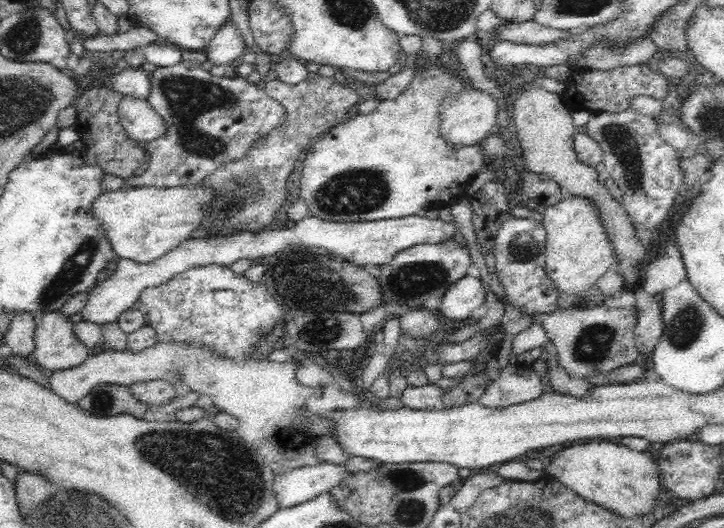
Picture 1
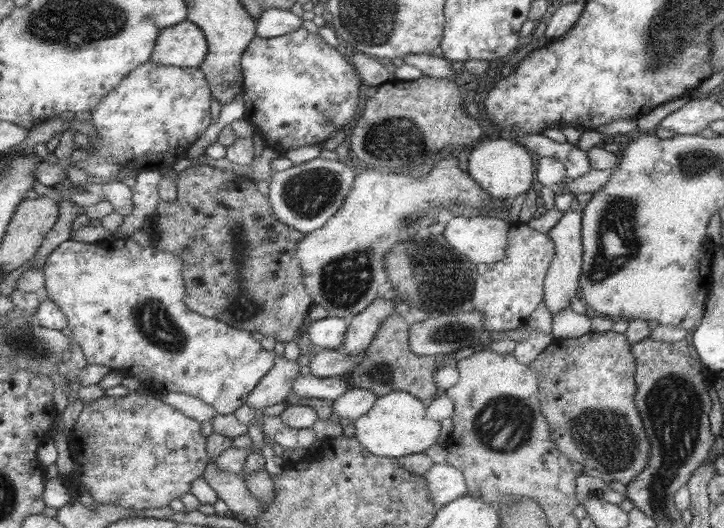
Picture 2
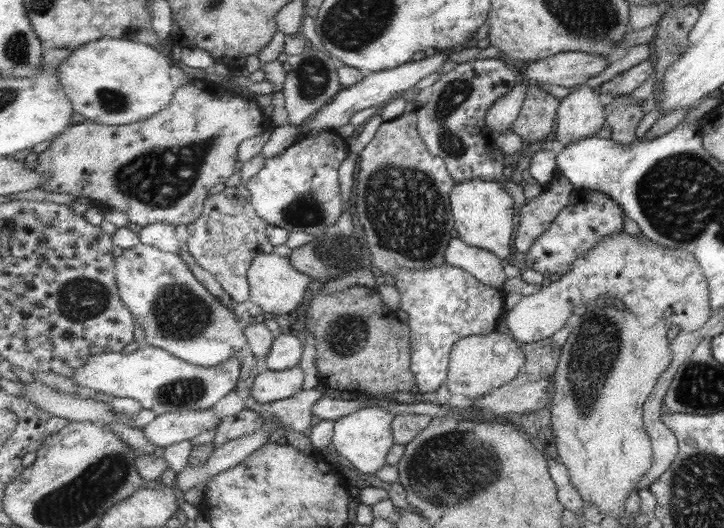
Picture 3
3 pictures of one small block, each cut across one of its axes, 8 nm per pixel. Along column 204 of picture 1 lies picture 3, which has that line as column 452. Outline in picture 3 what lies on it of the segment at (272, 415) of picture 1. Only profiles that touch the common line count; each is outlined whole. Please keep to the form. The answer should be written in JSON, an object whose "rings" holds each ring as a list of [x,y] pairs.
{"rings":[[[498,331],[485,335],[464,336],[453,342],[449,351],[449,362],[445,384],[448,393],[461,394],[469,400],[477,400],[489,391],[507,384],[517,376],[523,367],[522,348],[509,334]]]}

